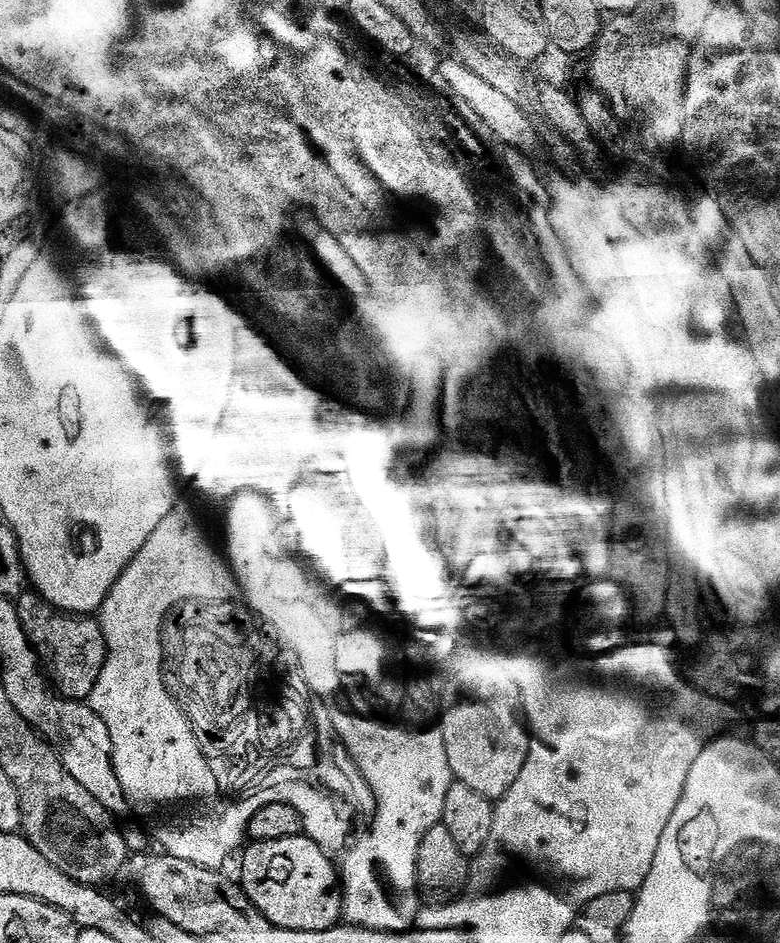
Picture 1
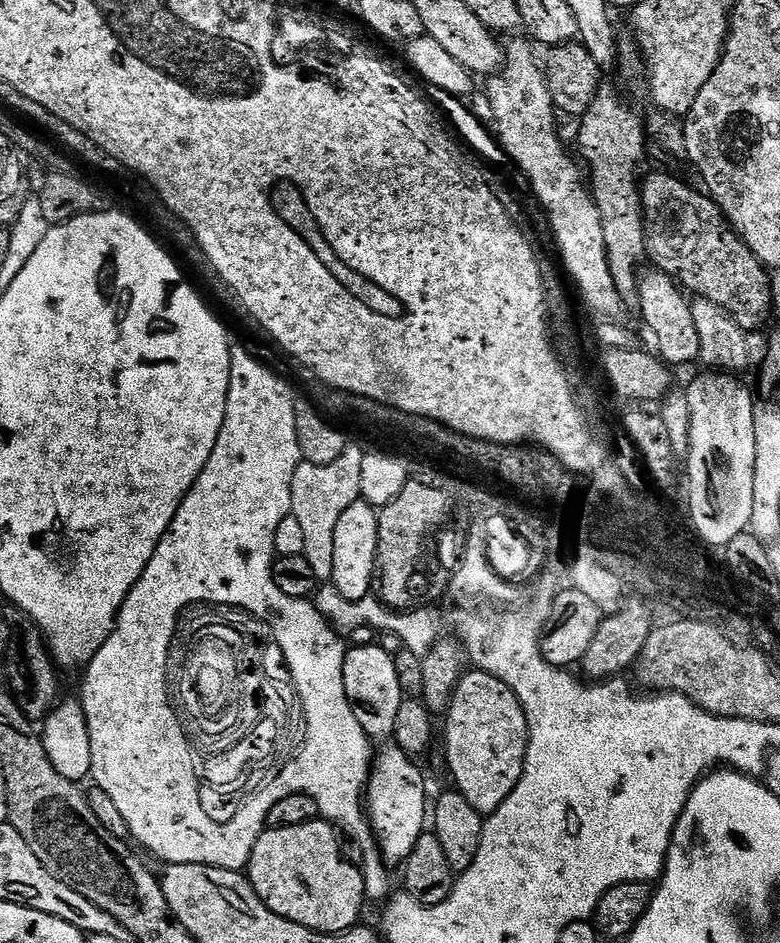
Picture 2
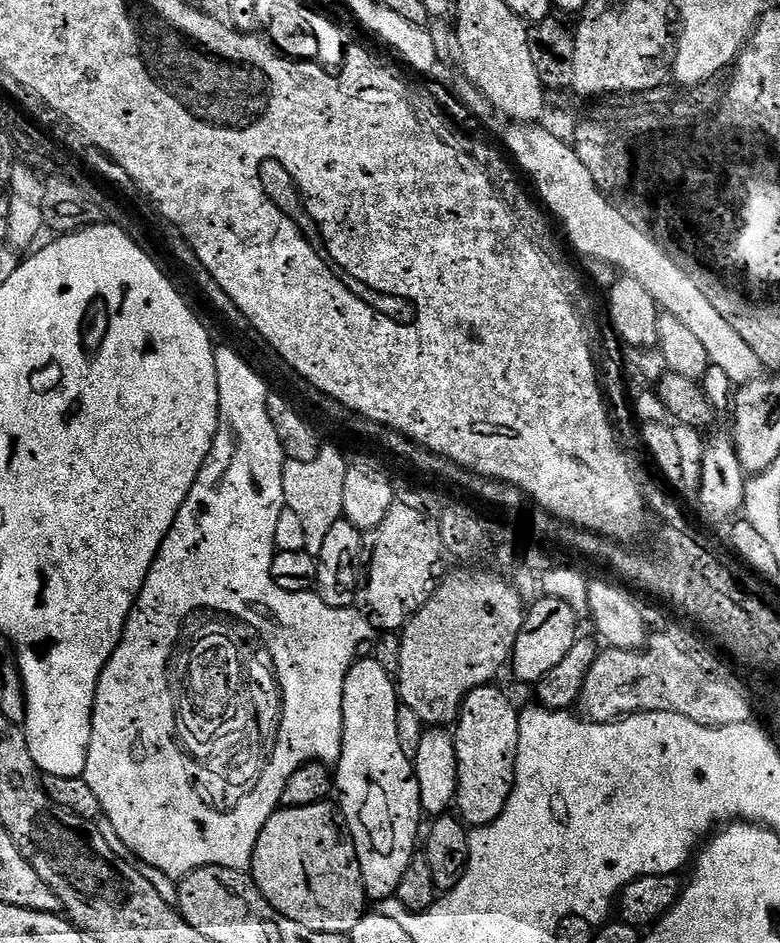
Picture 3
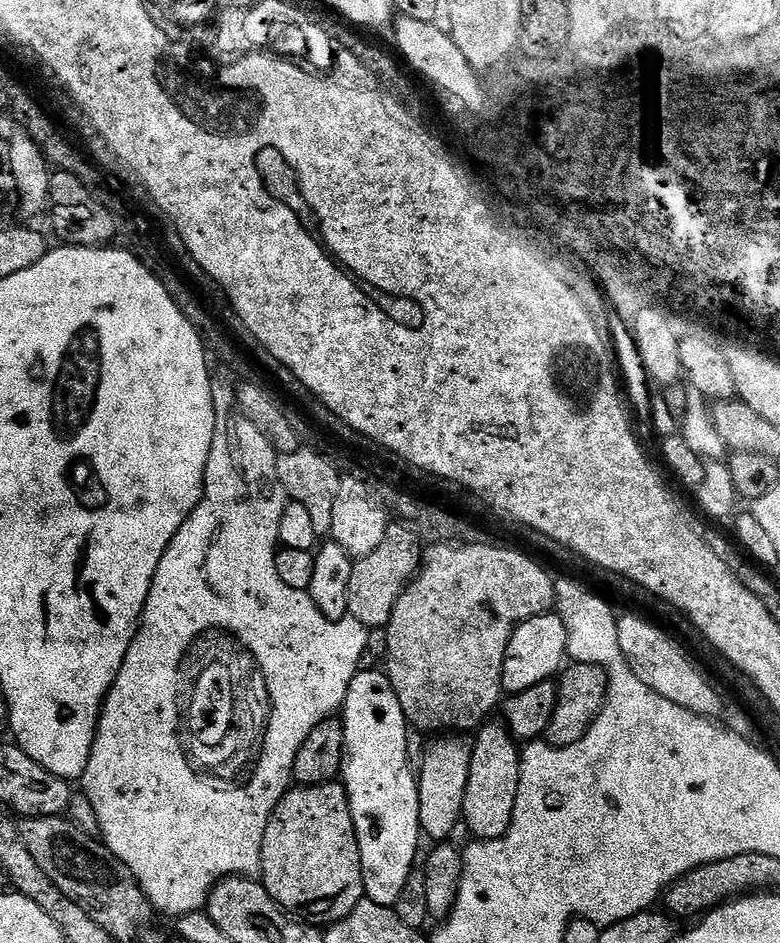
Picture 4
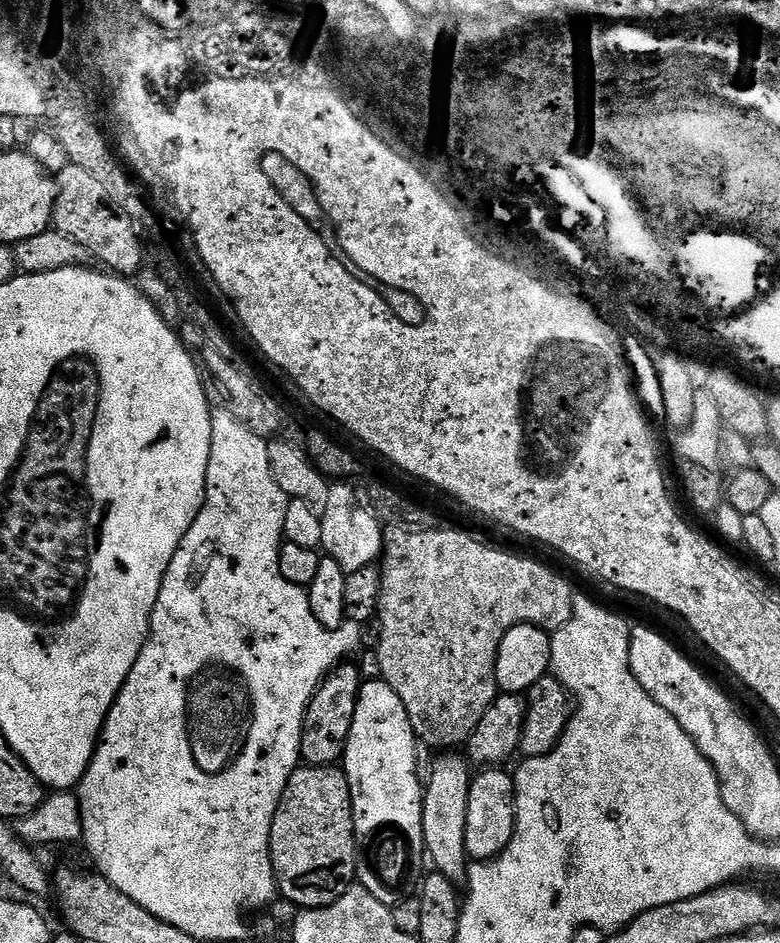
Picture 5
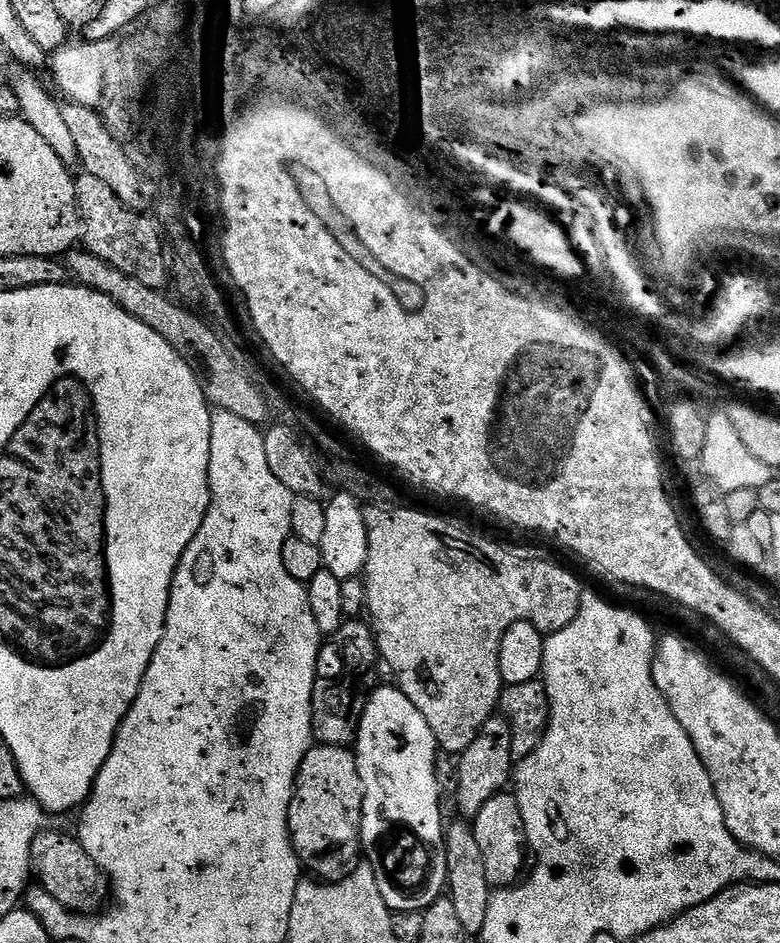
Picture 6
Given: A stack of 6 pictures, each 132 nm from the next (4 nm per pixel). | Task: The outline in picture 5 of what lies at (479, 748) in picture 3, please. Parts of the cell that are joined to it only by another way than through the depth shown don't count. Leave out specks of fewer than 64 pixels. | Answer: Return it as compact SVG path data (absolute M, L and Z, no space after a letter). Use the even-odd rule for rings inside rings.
M493 766L471 777L469 801L466 802L465 849L473 861L492 860L506 846L516 829L516 782L511 771Z

